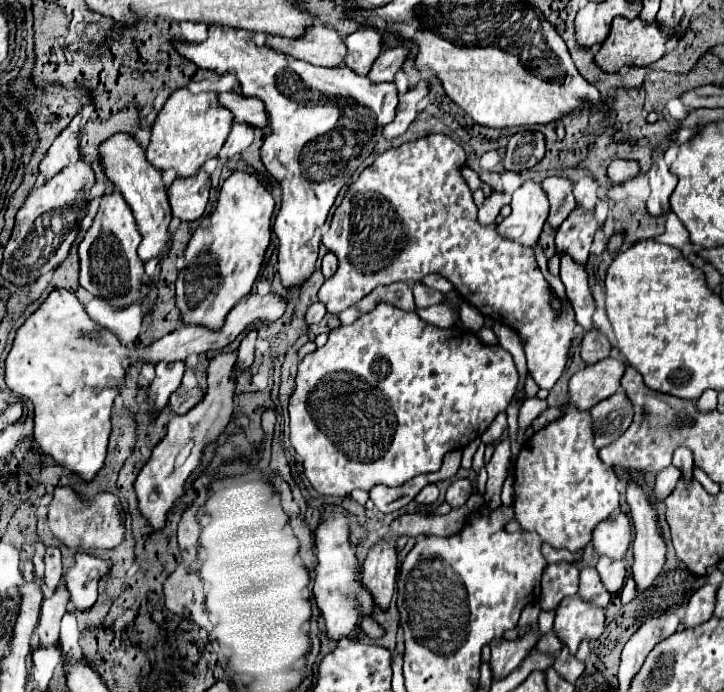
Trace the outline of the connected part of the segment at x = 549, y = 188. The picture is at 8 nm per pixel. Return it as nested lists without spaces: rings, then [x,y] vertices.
[[[548,177],[540,185],[542,185],[542,191],[546,191],[546,197],[550,201],[550,215],[546,223],[556,229],[572,213],[572,209],[576,209],[576,201],[572,195],[572,183],[568,179]]]

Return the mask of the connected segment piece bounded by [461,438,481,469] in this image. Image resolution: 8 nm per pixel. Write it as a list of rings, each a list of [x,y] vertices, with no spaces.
[[[480,438],[474,439],[471,441],[466,447],[463,447],[463,454],[461,460],[461,466],[466,467],[466,469],[470,469],[470,463],[472,463],[473,456],[481,443]]]

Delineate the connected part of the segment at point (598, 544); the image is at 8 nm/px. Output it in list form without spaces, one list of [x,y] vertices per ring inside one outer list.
[[[618,513],[598,523],[598,529],[594,529],[590,543],[598,555],[606,555],[610,559],[624,559],[630,541],[632,541],[630,519],[628,515]]]

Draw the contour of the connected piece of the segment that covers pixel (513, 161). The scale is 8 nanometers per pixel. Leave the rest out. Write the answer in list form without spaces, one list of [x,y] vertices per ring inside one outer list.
[[[518,131],[510,137],[504,167],[506,171],[528,171],[542,161],[546,153],[546,137],[540,131]]]

